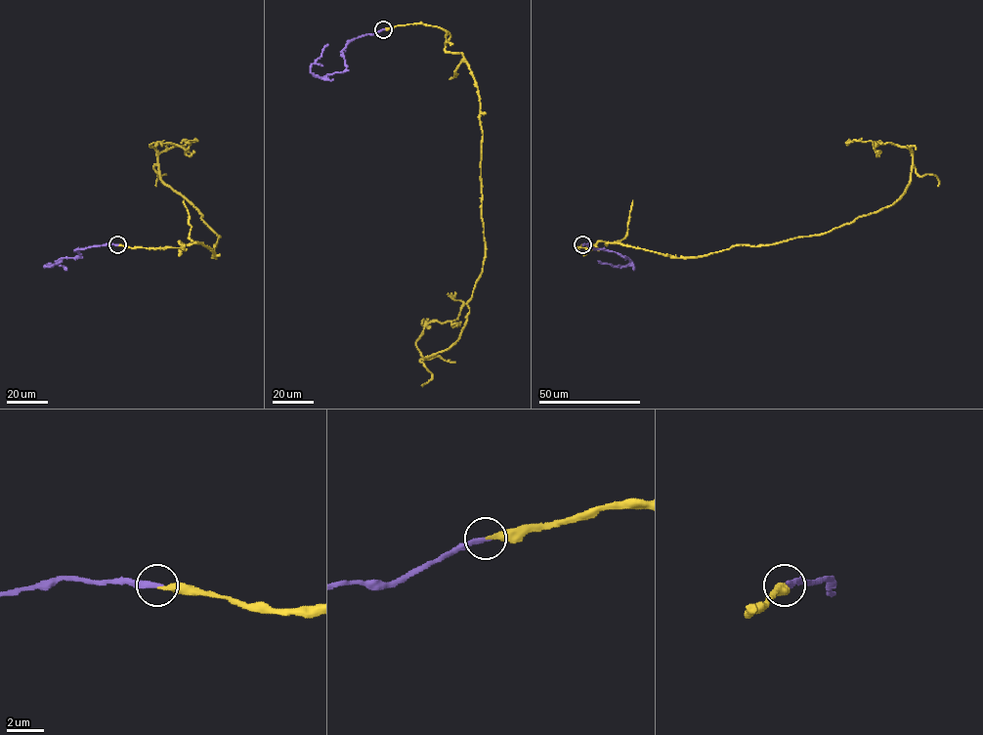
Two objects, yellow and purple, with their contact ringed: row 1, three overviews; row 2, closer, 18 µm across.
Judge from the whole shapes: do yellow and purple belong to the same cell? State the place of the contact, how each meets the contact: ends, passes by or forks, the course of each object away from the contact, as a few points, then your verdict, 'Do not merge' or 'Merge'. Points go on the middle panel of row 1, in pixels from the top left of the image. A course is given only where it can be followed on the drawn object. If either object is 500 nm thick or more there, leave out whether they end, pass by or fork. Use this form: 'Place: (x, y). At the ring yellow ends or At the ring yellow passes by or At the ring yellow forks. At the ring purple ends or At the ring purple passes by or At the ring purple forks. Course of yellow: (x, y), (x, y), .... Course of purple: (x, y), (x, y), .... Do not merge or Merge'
Place: (383, 29). At the ring yellow ends. At the ring purple ends. Course of yellow: (383, 29), (445, 29), (479, 98), (482, 271), (458, 338), (423, 359), (416, 340), (457, 319), (455, 292). Course of purple: (383, 29), (360, 36), (347, 43), (342, 52), (346, 67), (344, 71), (316, 76), (311, 65), (328, 45). Merge

